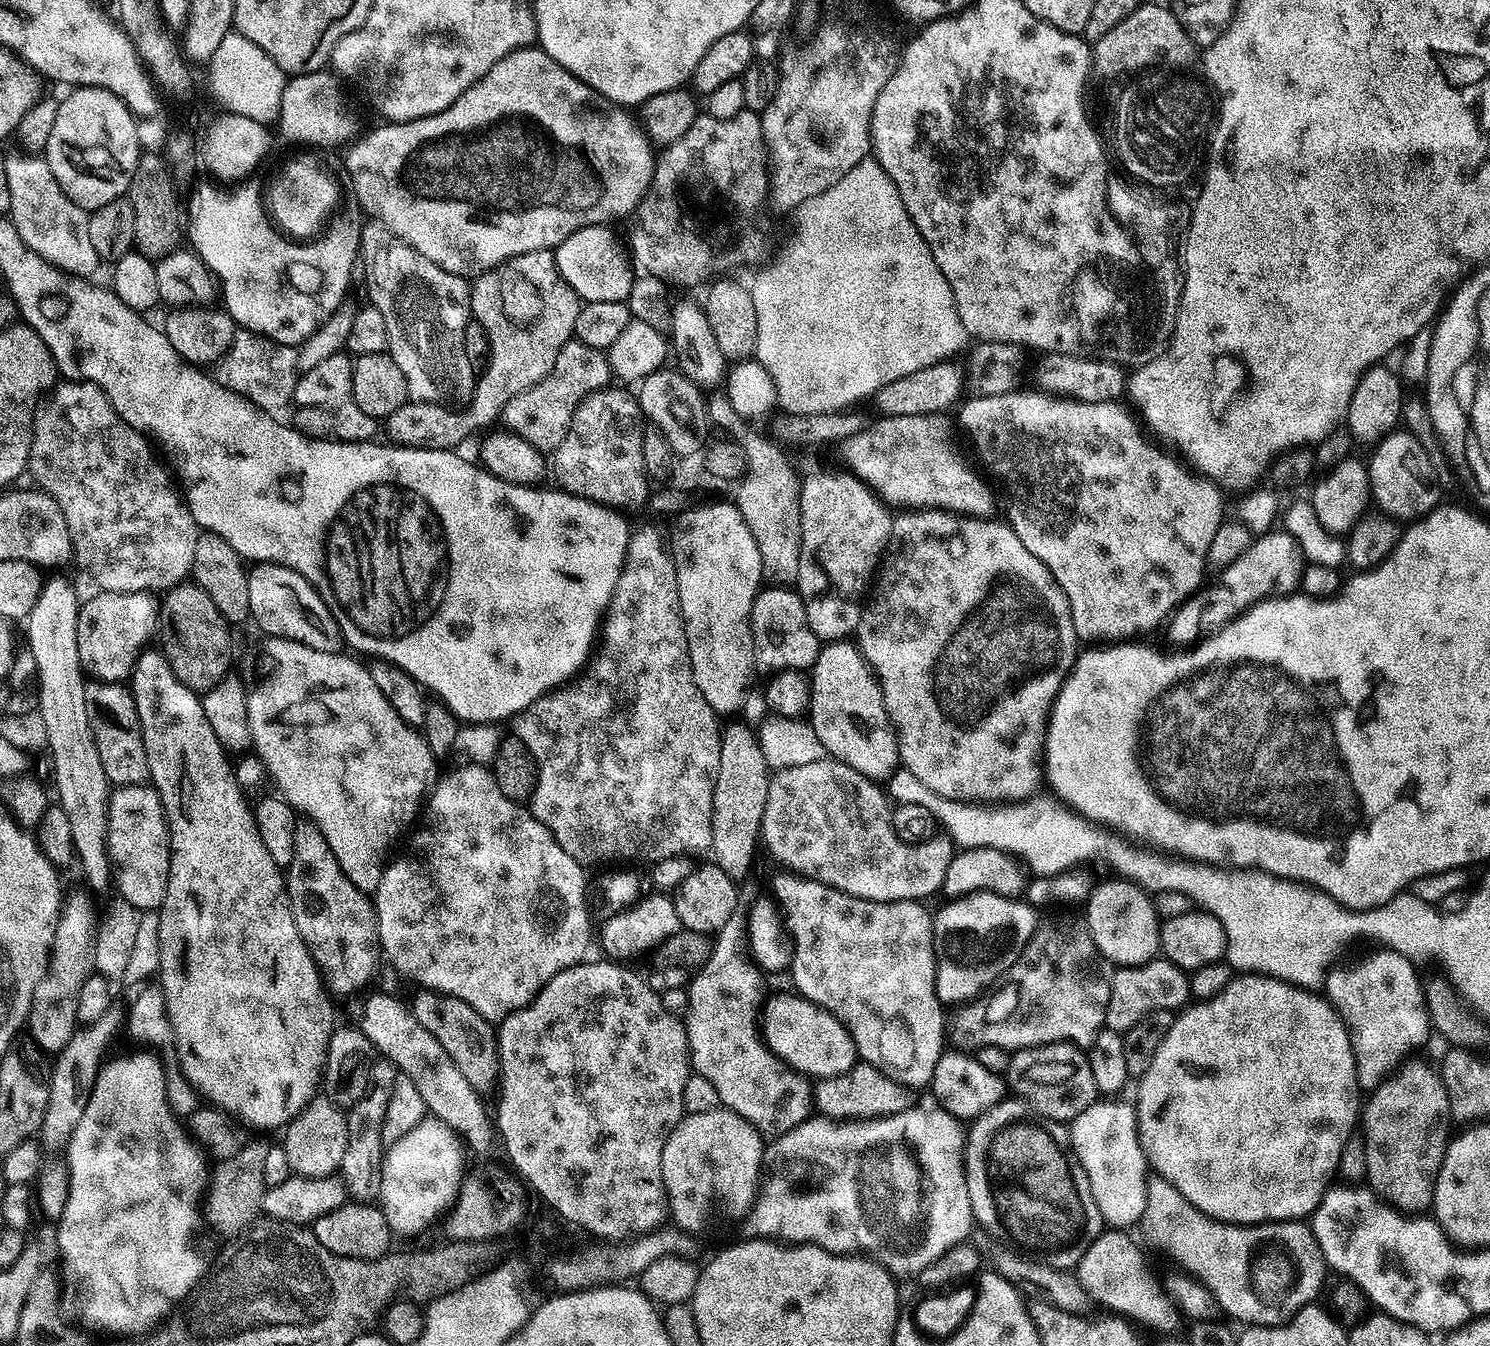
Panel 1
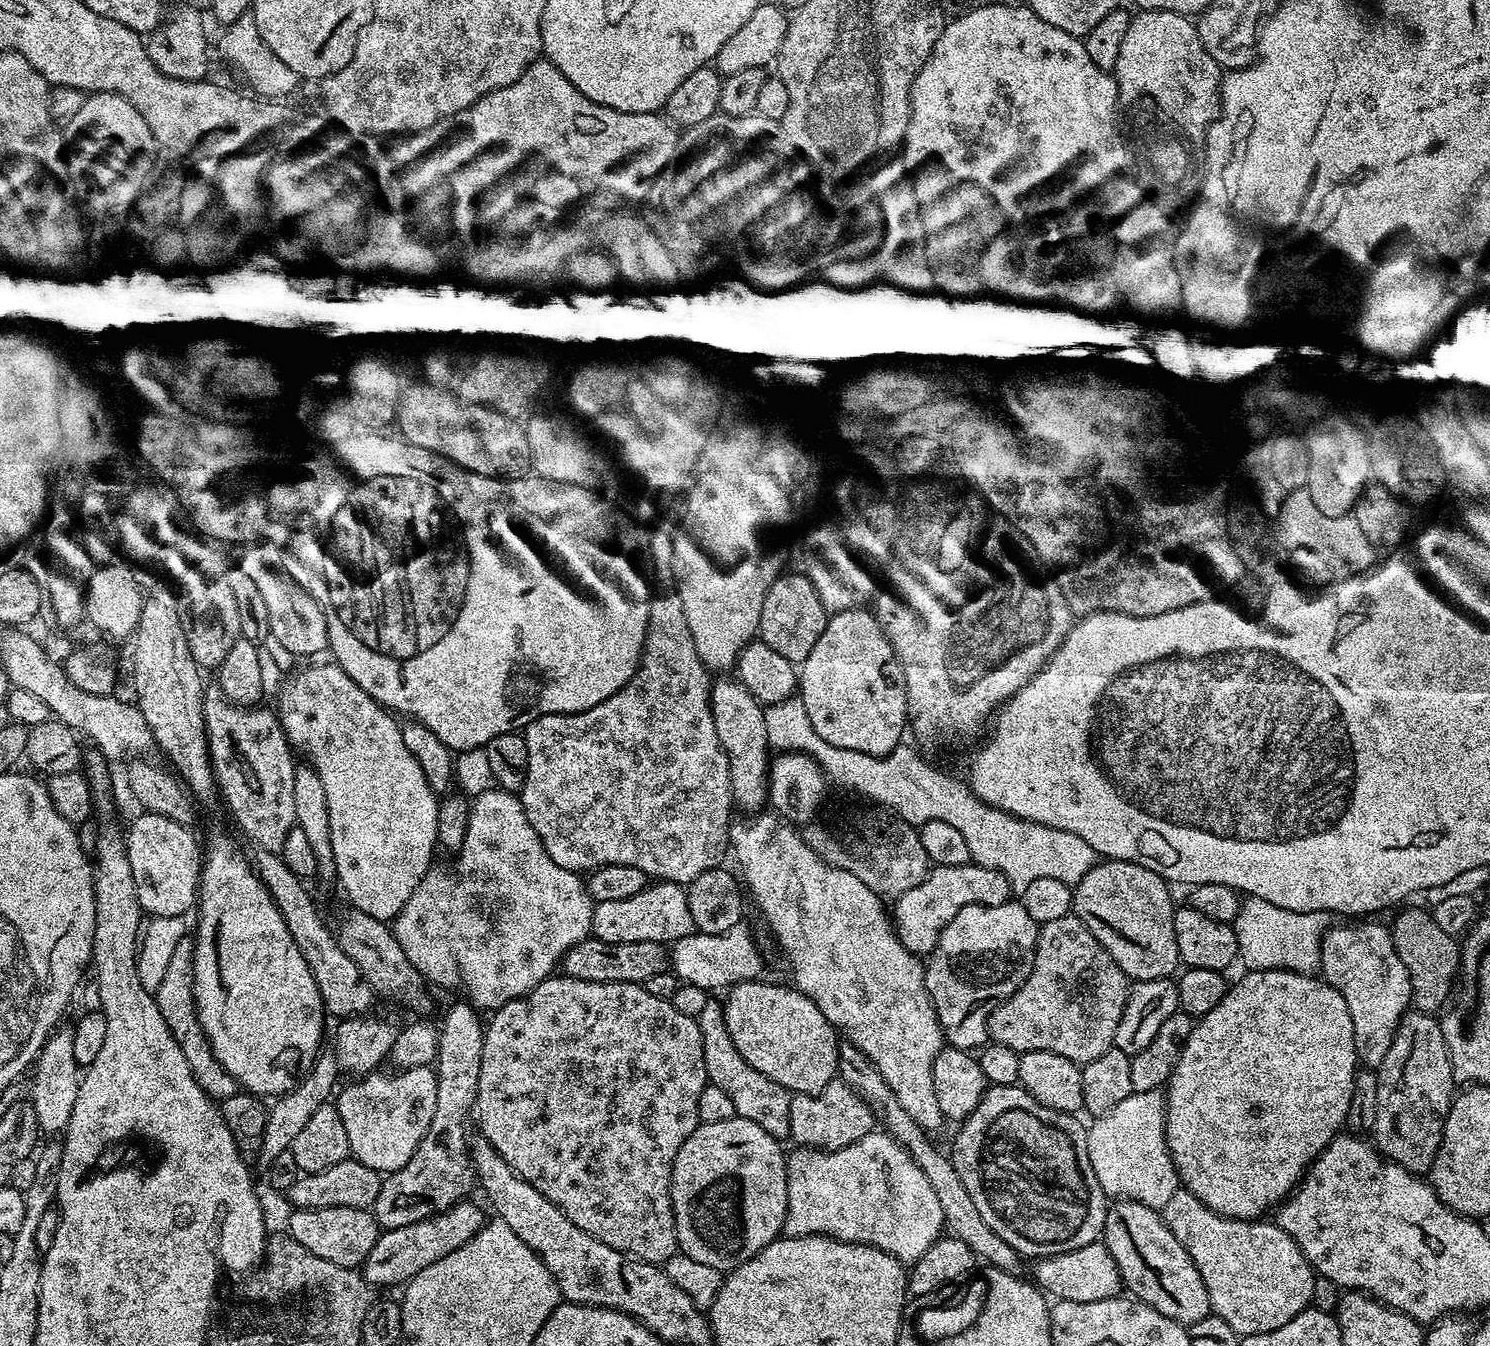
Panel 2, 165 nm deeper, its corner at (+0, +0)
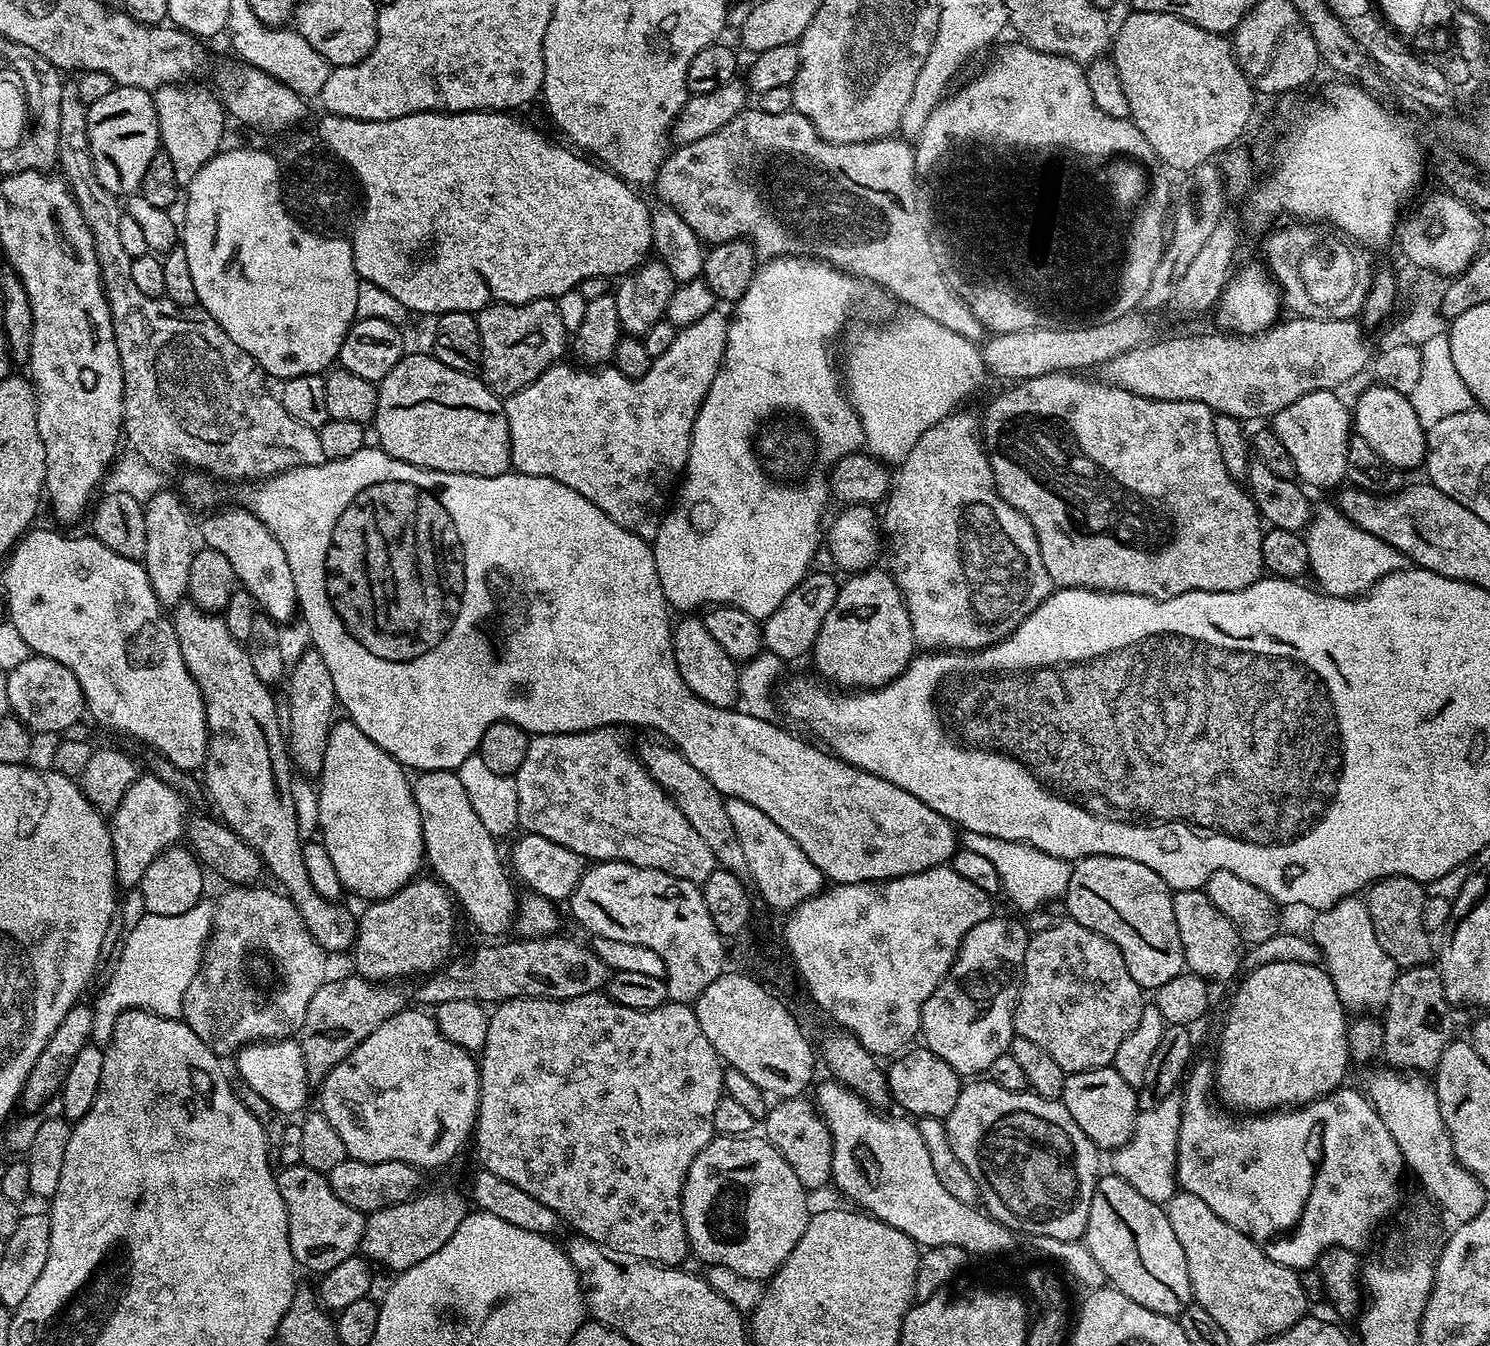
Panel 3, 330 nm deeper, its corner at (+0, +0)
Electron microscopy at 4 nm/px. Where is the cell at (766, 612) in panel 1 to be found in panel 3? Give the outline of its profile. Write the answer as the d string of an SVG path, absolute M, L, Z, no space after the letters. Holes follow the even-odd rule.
M816 572L805 576L804 581L790 594L786 594L782 606L774 610L762 622L762 644L767 651L772 652L778 659L791 662L799 656L807 657L812 651L818 638L818 630L822 630L822 622L826 622L826 614L834 607L834 598L838 598L840 584L828 572Z

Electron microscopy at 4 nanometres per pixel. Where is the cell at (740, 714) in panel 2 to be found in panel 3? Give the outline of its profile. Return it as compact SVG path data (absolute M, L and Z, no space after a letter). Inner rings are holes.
M688 614L680 618L680 621L678 619L675 621L672 629L672 649L678 666L678 674L682 674L682 682L686 682L686 686L690 686L694 695L719 708L732 708L739 701L738 678L740 674L737 661L732 660L730 654L726 654L726 650L722 650L722 646L718 646L718 638L714 638L710 634L710 630L706 630L704 621L699 615Z

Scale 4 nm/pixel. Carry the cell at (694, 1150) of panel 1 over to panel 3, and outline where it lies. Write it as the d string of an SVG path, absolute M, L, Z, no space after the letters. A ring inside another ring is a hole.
M763 1135L713 1136L698 1158L690 1162L680 1199L691 1255L697 1256L701 1265L730 1266L730 1270L738 1270L746 1278L767 1281L776 1275L780 1263L798 1246L802 1234L806 1234L810 1219L808 1196L809 1189L798 1182L798 1174L790 1170L790 1162Z

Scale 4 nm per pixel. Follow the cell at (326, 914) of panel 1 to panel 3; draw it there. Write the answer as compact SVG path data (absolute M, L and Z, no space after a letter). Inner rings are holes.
M309 650L302 654L298 663L291 665L286 676L287 682L286 743L292 766L301 777L316 778L324 765L326 746L332 733L332 707L335 709L338 704L334 678L330 678L330 670L326 662L322 662L322 654Z

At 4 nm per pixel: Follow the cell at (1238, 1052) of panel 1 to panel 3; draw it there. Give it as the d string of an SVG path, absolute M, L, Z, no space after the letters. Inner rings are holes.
M1270 962L1243 978L1220 1032L1215 1095L1237 1113L1263 1114L1321 1100L1341 1087L1350 1069L1349 1017L1327 971L1300 962Z

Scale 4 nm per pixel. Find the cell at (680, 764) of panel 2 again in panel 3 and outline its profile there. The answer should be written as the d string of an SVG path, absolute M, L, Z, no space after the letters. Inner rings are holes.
M613 726L610 728L595 728L589 732L533 735L528 741L526 759L523 760L522 766L518 766L514 777L518 786L519 827L524 828L525 833L550 838L550 842L558 842L558 846L566 846L566 850L574 850L574 854L583 856L585 861L588 862L621 860L632 865L633 868L653 868L659 872L689 880L692 884L703 885L704 880L710 878L712 871L718 867L714 854L710 854L710 846L706 846L706 842L702 842L702 838L698 838L698 830L694 830L694 826L690 826L690 822L686 822L682 810L678 810L678 806L664 793L662 786L658 786L658 782L654 782L654 778L648 772L648 769L640 765L639 759L633 753L632 756L628 753L628 748L624 745L620 732L619 727Z

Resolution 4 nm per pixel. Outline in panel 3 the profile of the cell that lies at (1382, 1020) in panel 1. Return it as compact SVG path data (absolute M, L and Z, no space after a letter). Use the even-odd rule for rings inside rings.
M1359 895L1348 896L1334 906L1321 908L1312 920L1310 937L1320 948L1323 967L1338 990L1338 998L1352 1014L1376 1014L1387 1008L1390 990L1394 986L1398 969L1394 958L1382 950L1370 922L1367 899Z

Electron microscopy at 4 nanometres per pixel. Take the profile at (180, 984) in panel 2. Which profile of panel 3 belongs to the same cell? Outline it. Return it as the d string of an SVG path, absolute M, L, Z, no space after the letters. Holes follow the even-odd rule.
M228 886L212 909L212 933L208 935L208 945L204 947L204 962L194 974L194 982L186 986L183 1021L210 1046L210 1050L221 1058L231 1057L248 1044L266 1040L282 1040L295 1037L302 1030L302 1022L306 1022L306 1010L310 1006L310 998L322 986L328 972L329 953L324 951L318 942L306 930L306 922L302 922L302 914L298 914L298 906L283 891L261 886ZM248 948L257 948L265 952L276 963L276 972L280 975L280 985L263 1000L255 986L248 981L248 972L244 963L248 960Z

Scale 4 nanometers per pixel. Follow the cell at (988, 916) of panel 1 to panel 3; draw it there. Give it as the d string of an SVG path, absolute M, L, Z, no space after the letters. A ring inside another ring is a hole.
M993 914L978 922L966 938L950 966L946 978L926 998L920 1011L923 1043L942 1062L950 1062L961 1078L987 1073L990 1062L1012 1046L1012 1019L1020 998L1022 969L1030 932L1023 923Z

